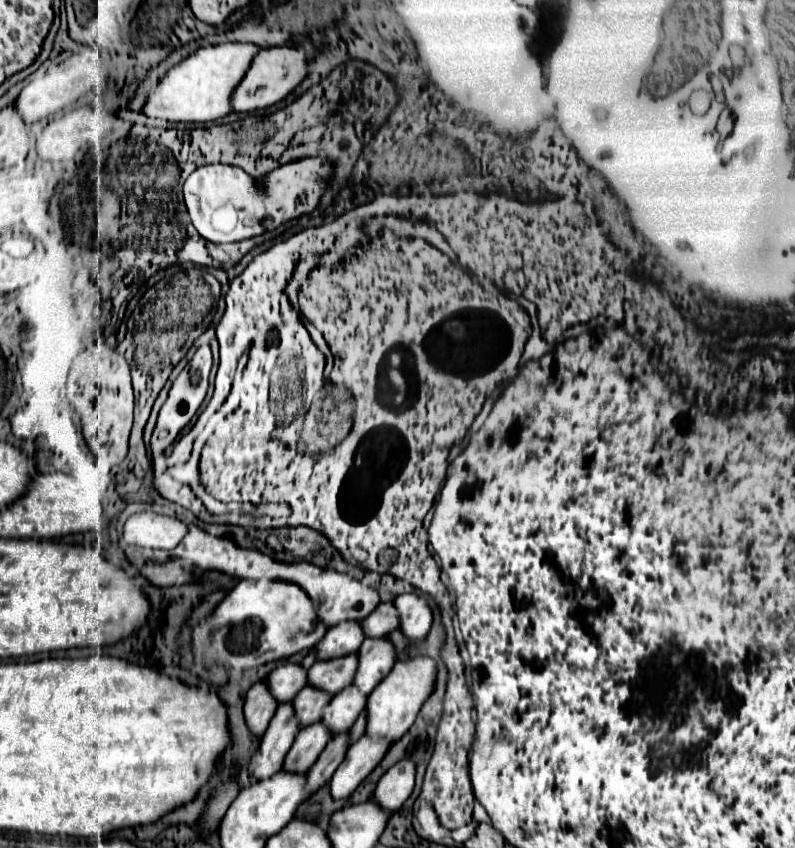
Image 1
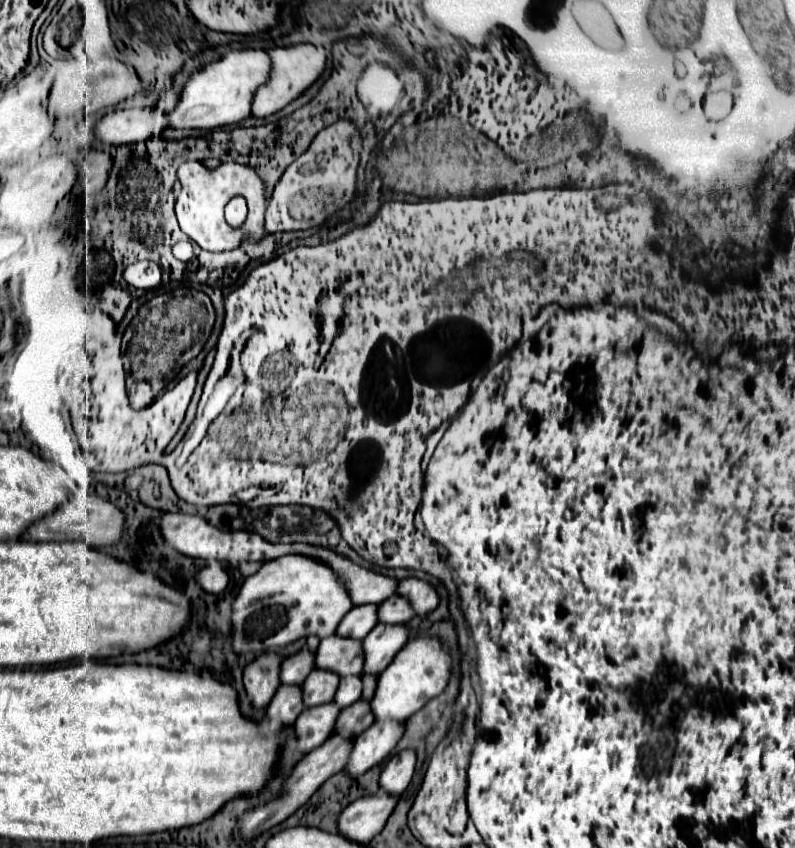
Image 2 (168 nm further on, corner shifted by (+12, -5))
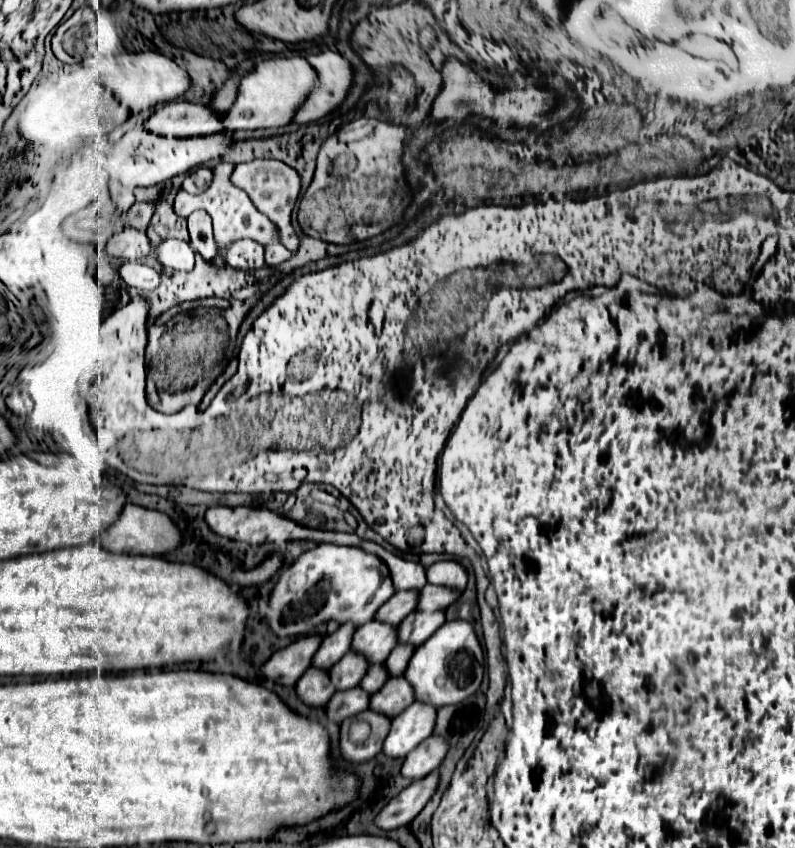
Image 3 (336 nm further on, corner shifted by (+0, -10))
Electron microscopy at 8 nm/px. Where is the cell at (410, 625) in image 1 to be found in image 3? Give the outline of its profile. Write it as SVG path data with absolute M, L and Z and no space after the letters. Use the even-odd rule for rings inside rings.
M439 561L427 569L427 583L449 587L453 591L463 591L467 585L467 573L455 561Z

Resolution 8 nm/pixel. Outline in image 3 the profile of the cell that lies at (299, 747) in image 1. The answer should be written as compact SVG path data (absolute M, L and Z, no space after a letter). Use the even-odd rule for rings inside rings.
M353 687L353 689L347 689L347 691L337 691L329 699L325 713L327 713L327 719L331 723L343 723L345 719L365 711L367 703L369 703L369 695L363 693L361 687Z

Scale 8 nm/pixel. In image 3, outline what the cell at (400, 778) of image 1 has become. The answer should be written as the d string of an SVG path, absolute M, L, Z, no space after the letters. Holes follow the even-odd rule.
M433 735L427 741L419 743L419 747L415 747L405 757L403 767L401 767L401 775L411 781L423 779L439 767L445 753L447 753L447 743L443 743L443 739L435 739L435 735Z

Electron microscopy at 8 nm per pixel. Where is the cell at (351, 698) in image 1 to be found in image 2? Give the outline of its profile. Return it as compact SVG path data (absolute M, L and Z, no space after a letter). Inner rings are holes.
M347 676L341 678L339 682L339 690L335 694L335 702L341 708L351 706L353 702L357 702L361 698L361 676Z

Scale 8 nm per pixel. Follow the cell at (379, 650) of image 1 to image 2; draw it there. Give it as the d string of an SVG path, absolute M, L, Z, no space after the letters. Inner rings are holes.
M379 622L365 638L365 670L363 674L381 674L393 660L393 656L407 644L409 626L387 626Z

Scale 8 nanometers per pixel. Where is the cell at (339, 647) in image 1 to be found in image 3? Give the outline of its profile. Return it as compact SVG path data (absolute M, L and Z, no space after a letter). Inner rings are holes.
M397 591L389 601L385 601L377 613L373 615L373 621L389 623L389 625L399 625L407 613L415 609L415 595L417 591Z

